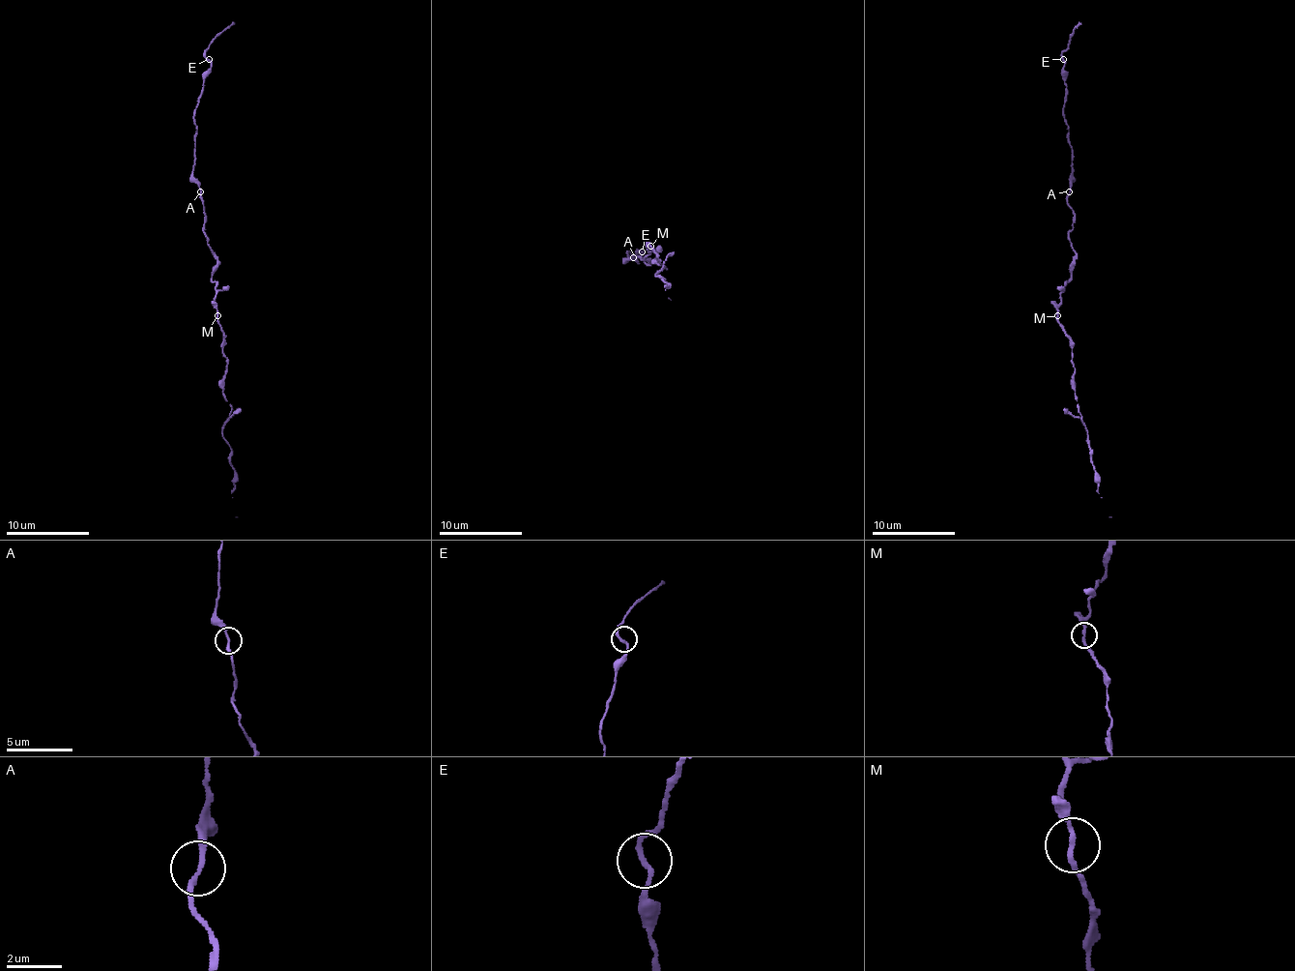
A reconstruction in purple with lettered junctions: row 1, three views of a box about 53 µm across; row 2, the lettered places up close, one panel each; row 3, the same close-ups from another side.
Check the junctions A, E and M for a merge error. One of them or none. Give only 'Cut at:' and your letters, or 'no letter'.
Cut at: no letter

